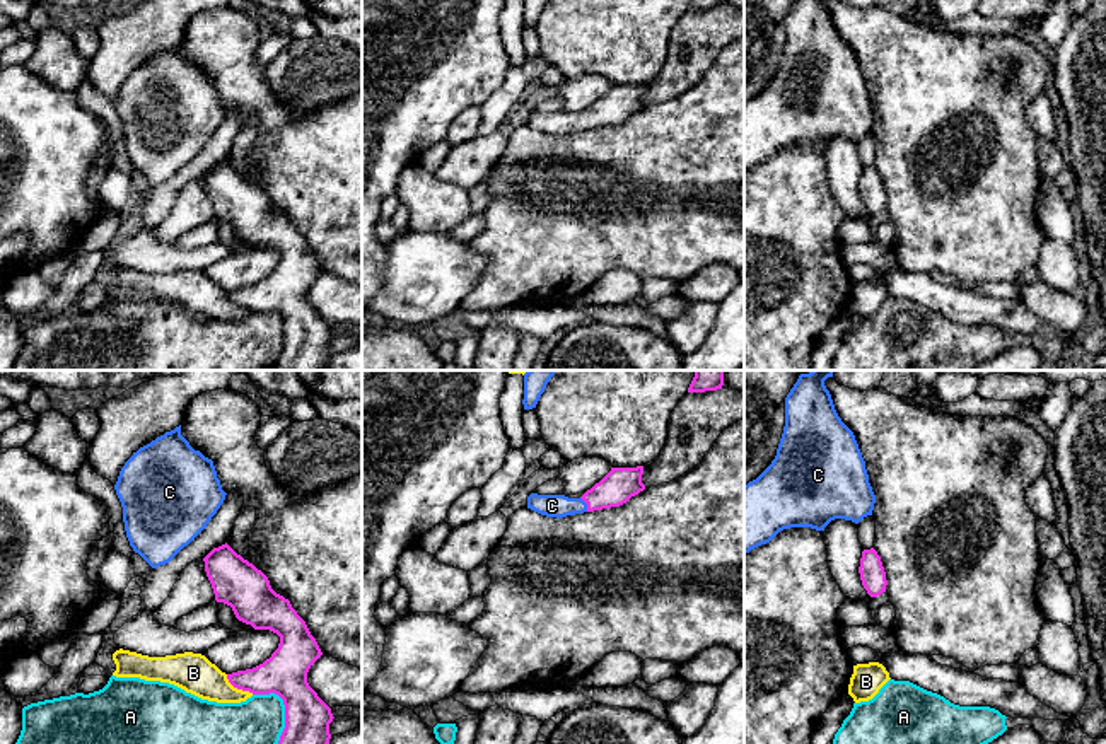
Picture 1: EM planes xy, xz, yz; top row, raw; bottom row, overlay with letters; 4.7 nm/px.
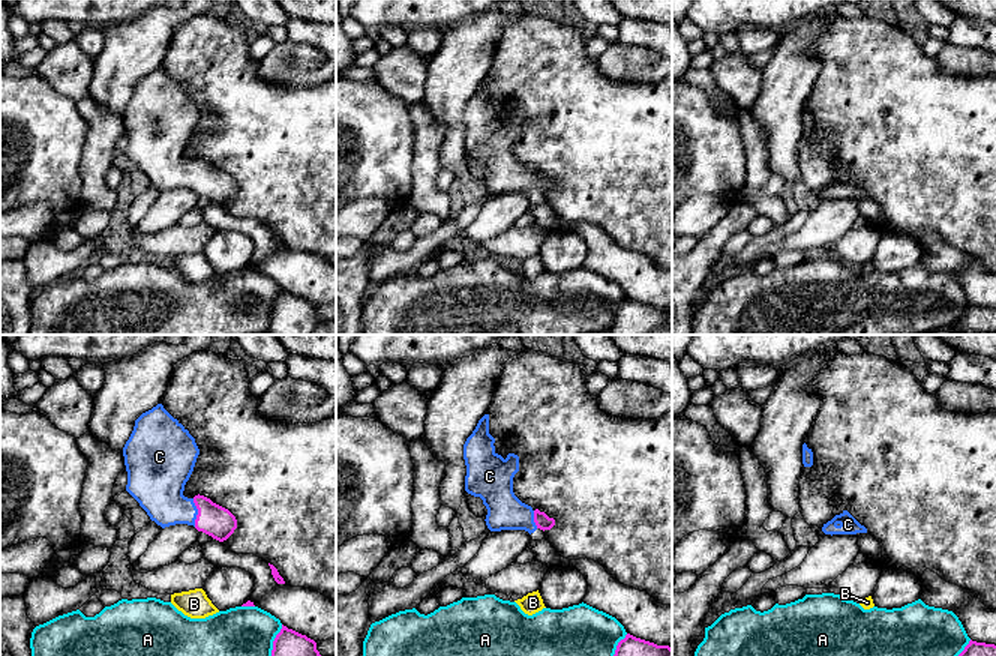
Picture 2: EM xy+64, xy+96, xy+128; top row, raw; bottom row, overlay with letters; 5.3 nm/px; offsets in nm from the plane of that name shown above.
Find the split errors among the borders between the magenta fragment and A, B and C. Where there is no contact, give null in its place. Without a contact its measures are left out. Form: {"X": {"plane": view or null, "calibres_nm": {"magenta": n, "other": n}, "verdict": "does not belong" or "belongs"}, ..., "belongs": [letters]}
{"A": {"plane": "xy", "calibres_nm": {"magenta": 220, "other": 220}, "verdict": "does not belong"}, "B": {"plane": "xy", "calibres_nm": {"magenta": 200, "other": 190}, "verdict": "does not belong"}, "C": {"plane": "xz", "calibres_nm": {"magenta": 160, "other": 110}, "verdict": "belongs"}, "belongs": ["C"]}

